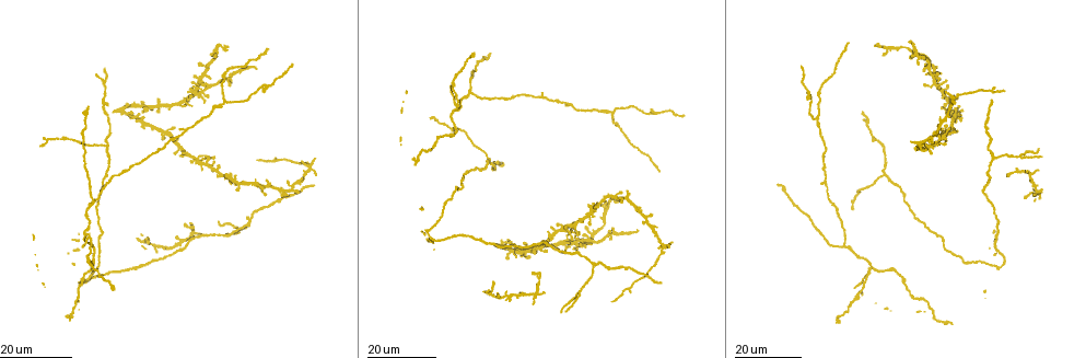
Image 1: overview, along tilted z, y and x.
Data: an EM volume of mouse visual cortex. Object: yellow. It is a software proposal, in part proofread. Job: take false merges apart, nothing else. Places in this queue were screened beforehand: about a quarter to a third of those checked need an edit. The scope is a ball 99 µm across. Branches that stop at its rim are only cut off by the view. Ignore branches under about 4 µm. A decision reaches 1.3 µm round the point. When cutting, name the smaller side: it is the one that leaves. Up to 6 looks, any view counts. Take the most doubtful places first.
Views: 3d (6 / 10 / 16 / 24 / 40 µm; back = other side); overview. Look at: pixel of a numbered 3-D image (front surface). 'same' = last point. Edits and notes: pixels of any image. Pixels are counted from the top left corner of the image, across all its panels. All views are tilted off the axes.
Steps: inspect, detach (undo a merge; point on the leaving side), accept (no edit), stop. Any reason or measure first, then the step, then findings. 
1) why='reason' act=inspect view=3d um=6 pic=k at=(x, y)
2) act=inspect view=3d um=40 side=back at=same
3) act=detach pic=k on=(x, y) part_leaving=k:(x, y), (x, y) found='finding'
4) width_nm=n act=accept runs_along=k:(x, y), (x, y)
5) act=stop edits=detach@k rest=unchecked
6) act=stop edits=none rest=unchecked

why='three-way junction' act=inspect view=3d um=16 pic=1 at=(453, 111)

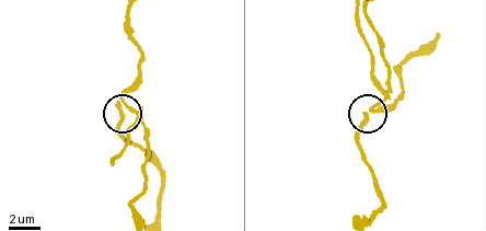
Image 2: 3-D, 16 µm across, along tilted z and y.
act=inspect view=3d um=10 pic=2 at=(370, 109)

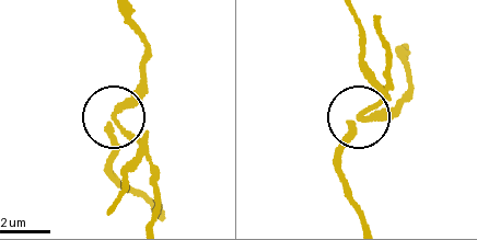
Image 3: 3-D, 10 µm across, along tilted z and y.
width_nm=200 act=detach pic=3 on=(136, 139) part_leaving=3:(113, 118), (135, 138), (150, 164), (154, 219) found='two cells meet here'

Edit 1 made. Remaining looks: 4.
act=inspect view=overview

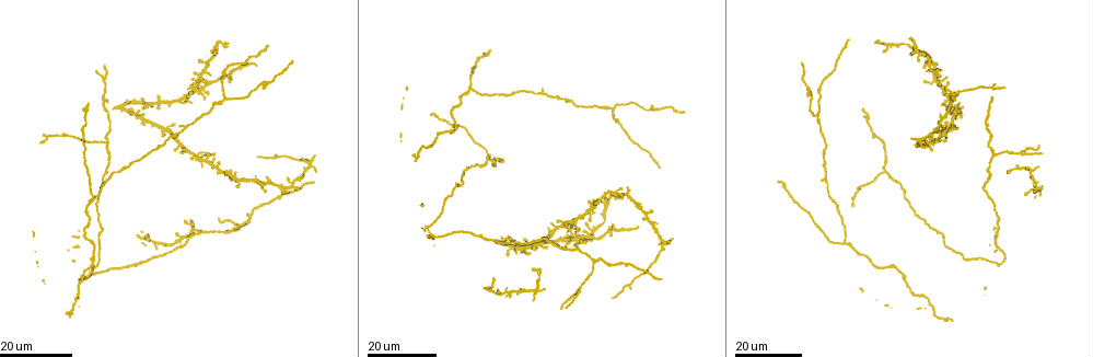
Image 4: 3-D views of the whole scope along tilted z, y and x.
why='three arms meet' act=inspect view=3d um=24 pic=4 at=(815, 115)

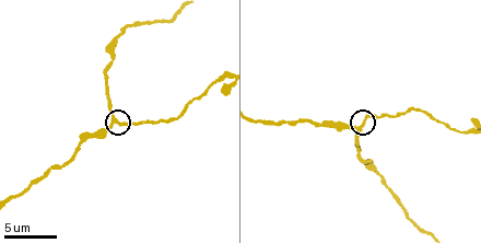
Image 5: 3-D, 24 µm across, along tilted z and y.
act=inspect view=3d um=10 pic=5 at=(357, 130)

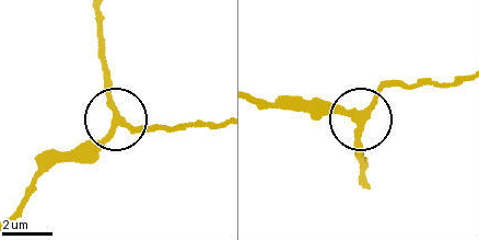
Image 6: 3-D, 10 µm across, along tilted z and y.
act=inspect view=3d um=10 side=back pic=6 at=(364, 117)

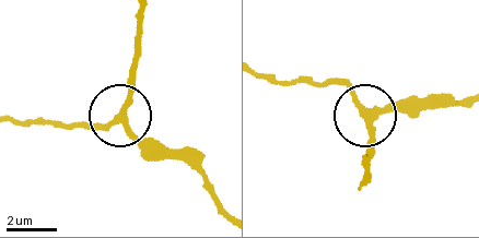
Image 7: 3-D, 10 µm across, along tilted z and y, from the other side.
arms=3 act=accept runs_along=7:(466, 103), (411, 106), (372, 116), (347, 87), (330, 80) found='all the same cell'

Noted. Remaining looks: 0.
act=stop edits=detach@3 rest=unchecked

